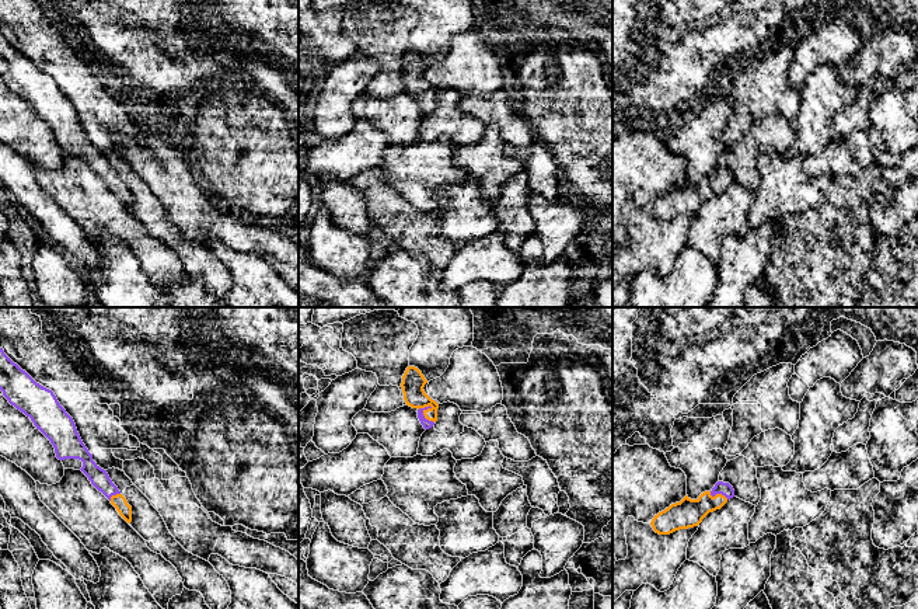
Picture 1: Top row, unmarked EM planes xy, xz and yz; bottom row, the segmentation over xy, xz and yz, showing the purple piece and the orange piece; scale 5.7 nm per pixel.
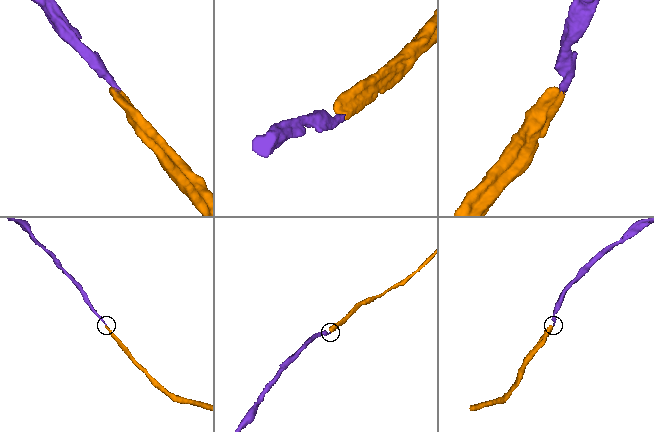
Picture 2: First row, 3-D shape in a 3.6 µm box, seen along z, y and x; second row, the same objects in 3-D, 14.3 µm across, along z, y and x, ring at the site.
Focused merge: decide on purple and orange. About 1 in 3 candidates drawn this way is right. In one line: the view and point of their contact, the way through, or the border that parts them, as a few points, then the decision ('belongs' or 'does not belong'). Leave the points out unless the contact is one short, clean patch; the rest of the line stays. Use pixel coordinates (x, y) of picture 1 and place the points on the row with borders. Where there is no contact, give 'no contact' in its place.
contact xz (423, 417); way xz (426, 424), (423, 417), (412, 385); belongs

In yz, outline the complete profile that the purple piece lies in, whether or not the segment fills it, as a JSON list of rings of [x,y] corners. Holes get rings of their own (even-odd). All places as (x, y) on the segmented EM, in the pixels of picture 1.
[[[718,481],[711,491],[702,493],[697,500],[685,495],[680,502],[671,504],[655,515],[650,525],[659,535],[698,526],[709,512],[720,509],[733,497],[733,487]]]

